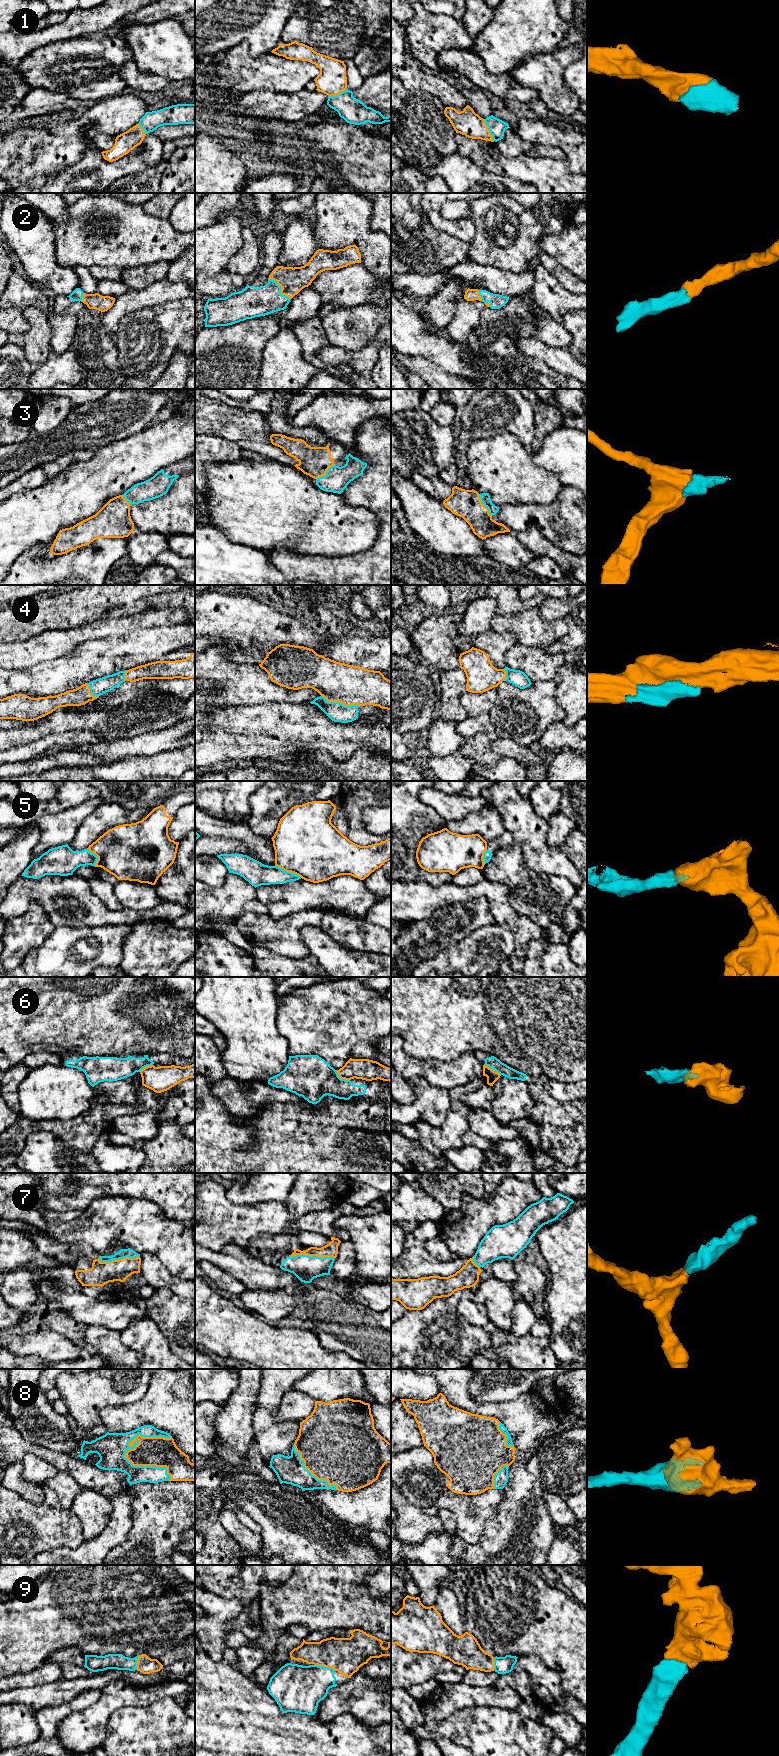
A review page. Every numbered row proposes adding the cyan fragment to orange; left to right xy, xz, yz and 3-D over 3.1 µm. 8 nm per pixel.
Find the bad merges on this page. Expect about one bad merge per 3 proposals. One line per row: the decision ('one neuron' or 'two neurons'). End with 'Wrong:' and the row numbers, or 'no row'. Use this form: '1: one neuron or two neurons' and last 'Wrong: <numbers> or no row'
1: one neuron
2: one neuron
3: one neuron
4: one neuron
5: two neurons
6: two neurons
7: one neuron
8: one neuron
9: one neuron
Wrong: 5, 6

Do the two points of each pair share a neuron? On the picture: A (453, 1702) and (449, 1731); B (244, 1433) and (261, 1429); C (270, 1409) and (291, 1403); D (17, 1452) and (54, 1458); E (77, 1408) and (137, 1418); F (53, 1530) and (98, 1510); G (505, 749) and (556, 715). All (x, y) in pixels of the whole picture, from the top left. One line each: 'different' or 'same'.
A: different
B: different
C: different
D: same
E: different
F: different
G: different

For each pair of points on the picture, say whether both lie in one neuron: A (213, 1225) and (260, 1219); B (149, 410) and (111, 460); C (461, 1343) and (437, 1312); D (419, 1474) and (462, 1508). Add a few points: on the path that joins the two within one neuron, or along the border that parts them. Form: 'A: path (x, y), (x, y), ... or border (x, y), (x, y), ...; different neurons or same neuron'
A: path (225, 1224), (248, 1223); same neuron
B: border (149, 426), (106, 445); different neurons
C: path (453, 1335), (441, 1323), (441, 1320); same neuron
D: path (430, 1485), (443, 1498), (451, 1501); same neuron

